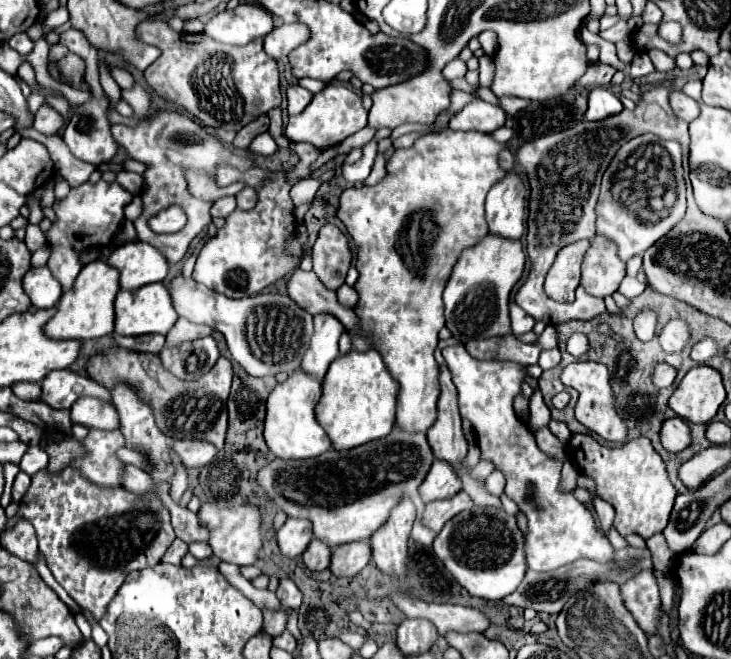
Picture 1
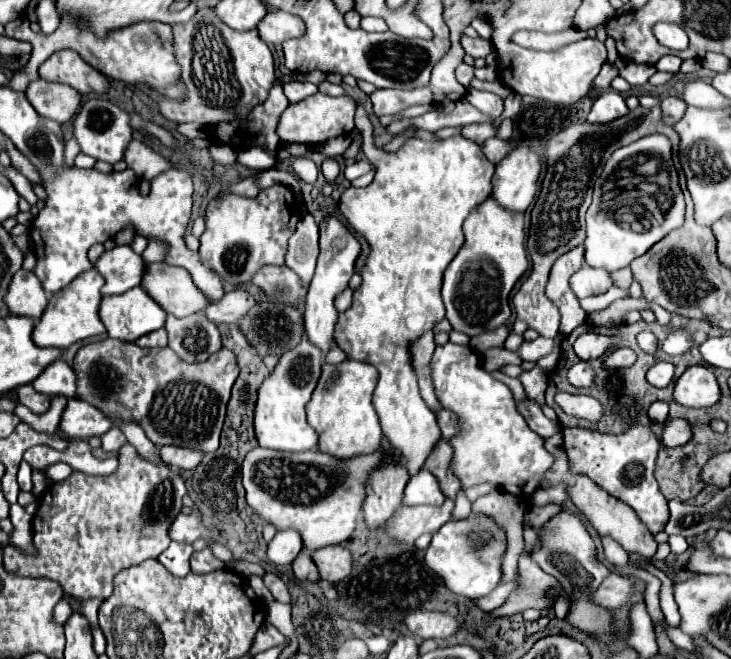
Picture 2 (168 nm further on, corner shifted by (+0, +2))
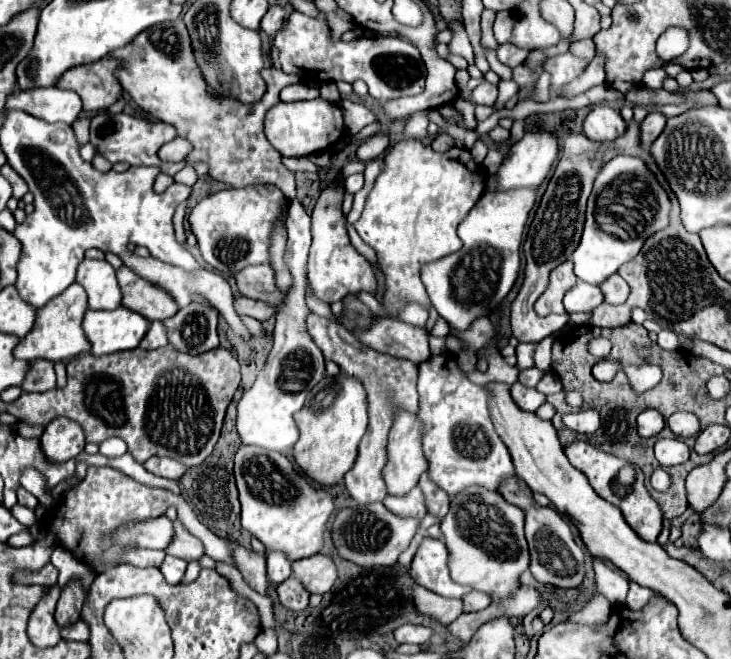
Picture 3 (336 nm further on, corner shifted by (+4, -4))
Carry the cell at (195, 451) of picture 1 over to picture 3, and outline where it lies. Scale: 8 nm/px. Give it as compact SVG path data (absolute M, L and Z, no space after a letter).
M153 456L149 458L145 464L145 470L155 474L155 476L163 476L163 478L169 478L169 480L179 480L183 474L185 474L185 466L175 462L173 458L159 458L159 456Z

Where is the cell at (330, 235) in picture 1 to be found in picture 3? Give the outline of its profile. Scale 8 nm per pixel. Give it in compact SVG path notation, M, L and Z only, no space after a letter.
M341 176L335 182L329 182L313 208L313 222L311 222L311 236L313 236L313 244L311 244L311 252L309 252L309 260L307 260L307 274L309 274L309 282L313 292L327 304L341 300L343 296L347 296L349 292L357 292L357 290L365 290L369 294L377 294L377 280L375 280L375 272L371 268L371 264L351 246L349 242L349 234L347 234L347 226L345 226L345 216L341 212L341 202L343 202L343 182Z

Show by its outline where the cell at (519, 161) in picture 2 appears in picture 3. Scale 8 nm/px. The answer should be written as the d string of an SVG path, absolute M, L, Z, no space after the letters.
M527 132L519 142L513 144L509 150L507 158L503 160L499 168L499 190L511 190L511 188L521 188L521 186L531 186L537 188L545 176L551 170L551 164L557 160L559 154L559 142L553 132Z

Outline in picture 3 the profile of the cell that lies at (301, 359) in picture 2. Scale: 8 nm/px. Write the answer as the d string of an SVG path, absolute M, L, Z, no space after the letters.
M299 200L291 202L287 216L287 232L289 240L285 262L293 274L293 288L287 298L287 304L277 316L277 324L273 330L273 350L269 352L267 364L237 404L237 432L241 436L241 442L275 452L287 452L297 442L299 432L295 428L293 414L303 406L311 388L325 374L323 352L319 352L315 342L305 332L305 316L309 314L309 308L305 304L305 274L307 256L311 248L311 216L303 210Z

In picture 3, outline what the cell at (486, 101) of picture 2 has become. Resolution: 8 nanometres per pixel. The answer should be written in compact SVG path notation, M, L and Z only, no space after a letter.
M483 80L475 90L473 90L473 100L481 106L491 106L497 100L497 86Z

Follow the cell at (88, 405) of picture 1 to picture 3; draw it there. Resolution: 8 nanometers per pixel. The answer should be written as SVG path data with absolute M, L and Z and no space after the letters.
M55 418L55 422L45 426L39 442L45 458L53 464L61 464L83 452L85 434L77 422L71 422L69 418Z

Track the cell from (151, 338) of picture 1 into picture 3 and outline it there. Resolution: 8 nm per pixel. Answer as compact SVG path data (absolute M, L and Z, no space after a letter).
M155 320L151 322L151 330L147 330L147 334L143 336L143 342L139 344L139 348L155 350L161 346L167 346L167 328L163 326L163 322Z

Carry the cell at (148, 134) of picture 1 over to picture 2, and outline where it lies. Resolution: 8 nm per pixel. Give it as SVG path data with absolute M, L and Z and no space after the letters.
M147 238L147 248L143 252L143 258L147 262L163 262L165 256L167 256L167 250L169 246L163 242L163 240L155 240L155 238Z

